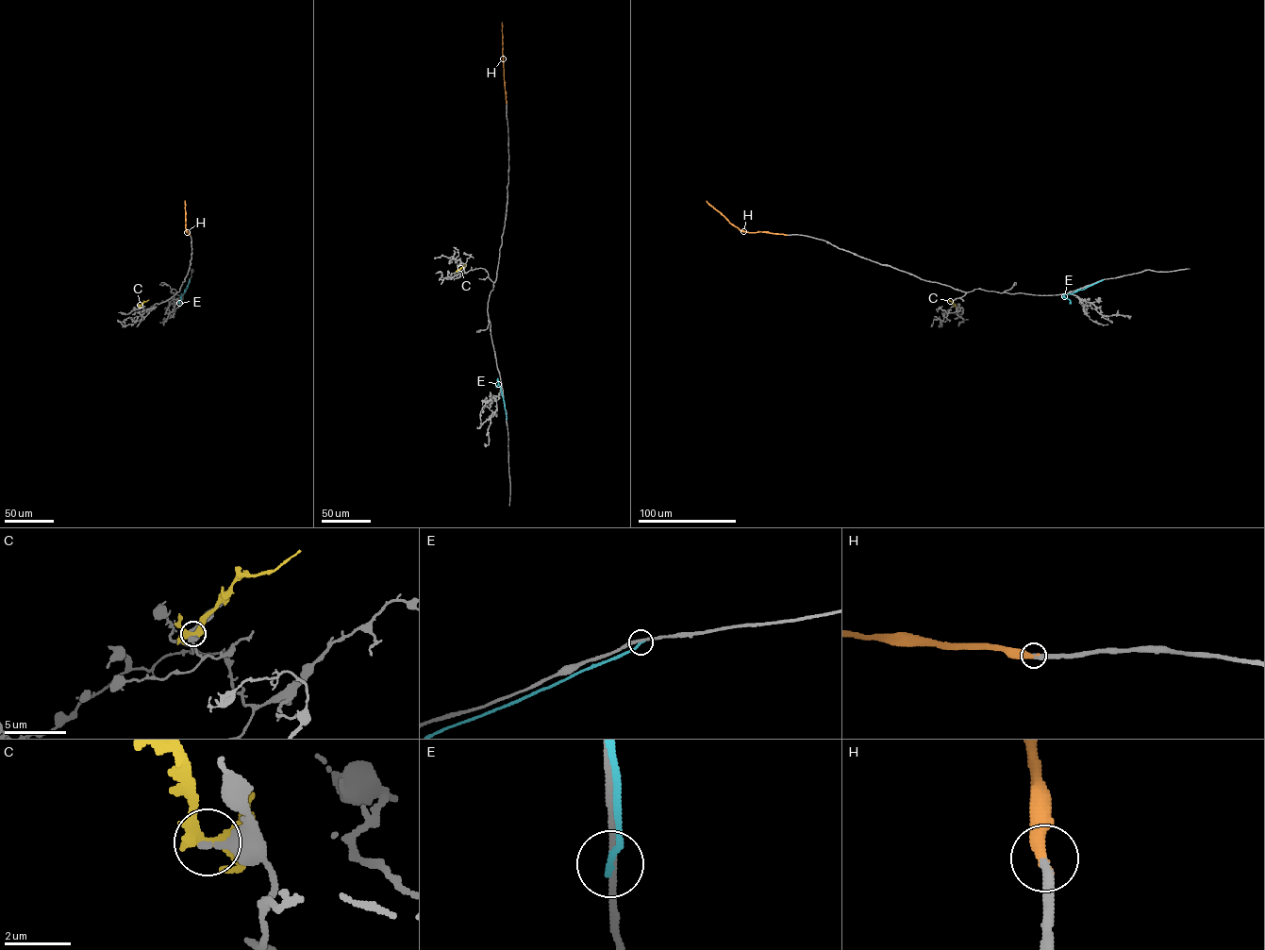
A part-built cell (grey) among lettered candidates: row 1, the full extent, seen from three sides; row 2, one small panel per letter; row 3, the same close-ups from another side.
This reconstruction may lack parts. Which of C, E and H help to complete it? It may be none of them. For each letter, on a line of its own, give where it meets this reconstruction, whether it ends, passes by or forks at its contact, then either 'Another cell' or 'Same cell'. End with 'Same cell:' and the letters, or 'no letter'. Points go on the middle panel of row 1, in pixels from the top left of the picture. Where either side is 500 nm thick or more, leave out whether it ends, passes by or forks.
C: Touches grey at (457, 271). It forks there. Another cell
E: Touches grey at (506, 419). It ends there. Another cell
H: Touches grey at (507, 103). It ends there. Same cell
Same cell: H

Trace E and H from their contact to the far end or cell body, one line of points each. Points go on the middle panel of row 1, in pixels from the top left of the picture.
E: (506, 420), (497, 379), (496, 387)
H: (507, 103), (502, 23)

